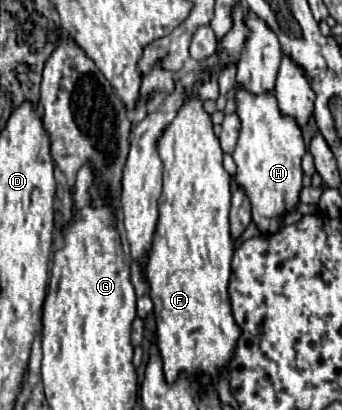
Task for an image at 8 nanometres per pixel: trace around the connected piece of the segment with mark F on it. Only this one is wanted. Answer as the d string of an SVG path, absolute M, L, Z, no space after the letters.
M190 96L190 98L184 100L176 118L168 124L168 128L158 138L158 154L164 162L164 188L162 188L162 196L158 200L160 218L158 218L156 232L154 232L150 260L146 264L146 276L148 276L148 282L150 282L150 298L154 302L156 334L158 334L158 348L160 348L160 354L162 354L162 360L164 360L164 374L166 374L168 382L174 382L180 372L186 372L190 376L192 384L194 384L194 372L198 372L198 368L202 368L202 372L210 372L212 380L216 380L216 374L220 372L220 368L224 368L226 360L230 360L230 352L234 352L234 340L238 340L238 324L234 324L230 298L228 298L230 260L232 260L232 254L234 254L234 244L232 244L232 236L230 236L230 222L228 222L228 214L230 214L230 174L222 166L222 148L220 148L218 138L212 130L210 114L204 110L204 102L198 96L194 96L194 98Z

